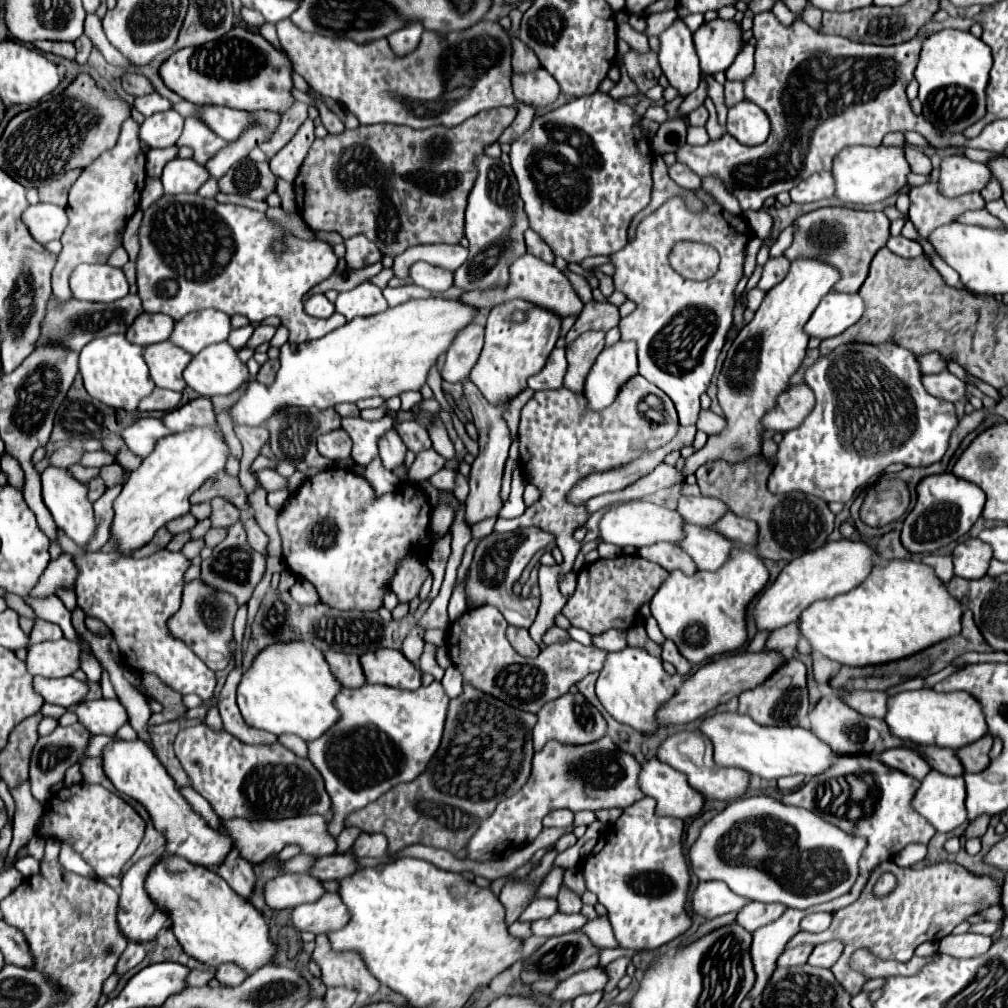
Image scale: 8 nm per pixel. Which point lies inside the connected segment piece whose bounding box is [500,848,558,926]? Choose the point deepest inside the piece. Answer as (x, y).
(514, 896)

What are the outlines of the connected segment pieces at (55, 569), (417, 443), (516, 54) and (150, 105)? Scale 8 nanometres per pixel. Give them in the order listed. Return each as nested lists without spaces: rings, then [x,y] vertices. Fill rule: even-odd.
[[[62,554],[58,560],[52,560],[48,564],[42,580],[38,580],[38,590],[34,590],[34,594],[54,594],[58,588],[74,588],[74,580],[76,566],[68,554]]]
[[[412,420],[412,422],[402,422],[402,424],[396,428],[396,432],[398,432],[398,436],[402,438],[402,442],[406,444],[406,448],[412,450],[414,454],[424,452],[424,450],[428,450],[428,448],[432,446],[430,436],[428,436],[428,430],[426,430],[426,426],[420,424],[420,422],[414,422],[414,420]]]
[[[512,36],[512,68],[514,72],[530,72],[540,68],[534,50],[530,50],[518,36]]]
[[[152,92],[148,96],[142,96],[142,98],[136,98],[134,100],[134,108],[138,108],[144,116],[150,116],[154,112],[164,112],[164,110],[170,110],[172,108],[172,102],[164,96],[160,96],[158,92]]]

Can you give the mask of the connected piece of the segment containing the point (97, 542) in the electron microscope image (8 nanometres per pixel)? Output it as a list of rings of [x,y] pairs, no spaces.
[[[118,484],[118,486],[112,486],[108,488],[96,502],[94,502],[94,510],[96,510],[96,522],[98,522],[98,534],[94,536],[94,546],[90,546],[90,552],[96,552],[104,546],[104,542],[108,540],[110,536],[110,526],[112,526],[112,520],[114,520],[114,500],[118,498],[118,494],[122,492],[122,486],[124,484]]]

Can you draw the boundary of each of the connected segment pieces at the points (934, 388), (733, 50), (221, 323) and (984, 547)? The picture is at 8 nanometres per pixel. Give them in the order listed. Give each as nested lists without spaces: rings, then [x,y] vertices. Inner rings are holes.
[[[942,370],[940,374],[930,374],[930,376],[922,376],[922,384],[926,386],[926,390],[942,400],[950,400],[950,402],[958,402],[966,396],[966,382],[960,380],[958,376],[954,376],[948,370]]]
[[[716,18],[712,22],[704,22],[694,32],[694,44],[698,50],[702,72],[716,74],[730,68],[730,64],[740,54],[744,40],[742,28],[734,19]]]
[[[198,310],[194,314],[186,314],[186,318],[176,322],[170,342],[196,356],[210,344],[226,342],[230,330],[230,316],[216,310]]]
[[[968,538],[960,542],[952,552],[954,574],[968,580],[982,578],[988,570],[990,558],[992,558],[992,550],[988,544],[984,544],[978,538]]]

